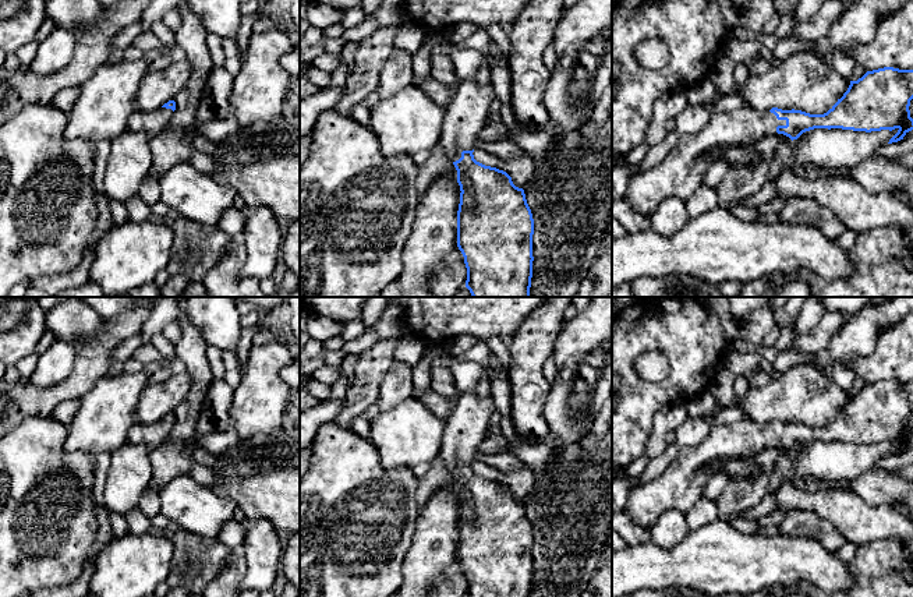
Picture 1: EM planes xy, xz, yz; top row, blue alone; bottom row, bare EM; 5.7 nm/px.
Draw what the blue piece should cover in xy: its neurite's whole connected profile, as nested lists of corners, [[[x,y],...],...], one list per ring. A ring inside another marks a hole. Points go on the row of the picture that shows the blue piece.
[[[169,100],[162,107],[153,112],[137,110],[128,120],[128,130],[144,131],[149,137],[162,133],[170,123],[171,116],[176,110],[176,102]]]

